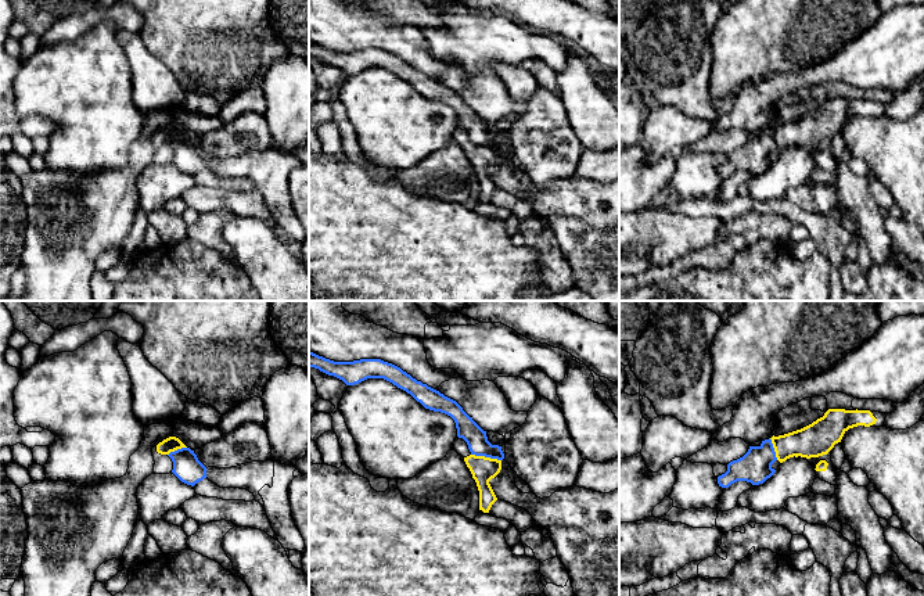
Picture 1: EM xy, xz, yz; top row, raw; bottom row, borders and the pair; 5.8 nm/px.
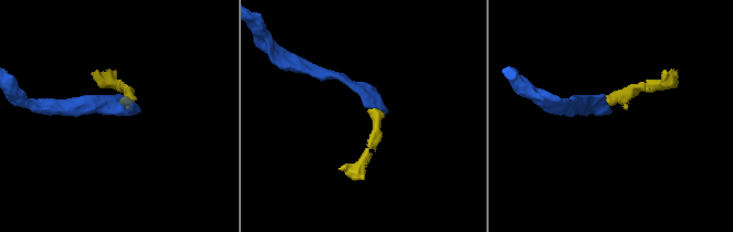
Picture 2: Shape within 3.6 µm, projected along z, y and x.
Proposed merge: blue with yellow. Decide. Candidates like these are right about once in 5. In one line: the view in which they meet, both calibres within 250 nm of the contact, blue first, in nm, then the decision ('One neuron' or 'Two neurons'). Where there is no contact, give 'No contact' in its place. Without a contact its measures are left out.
Touches blue in xz. Thickness 120 nm (blue) against 140 nm. Two neurons

